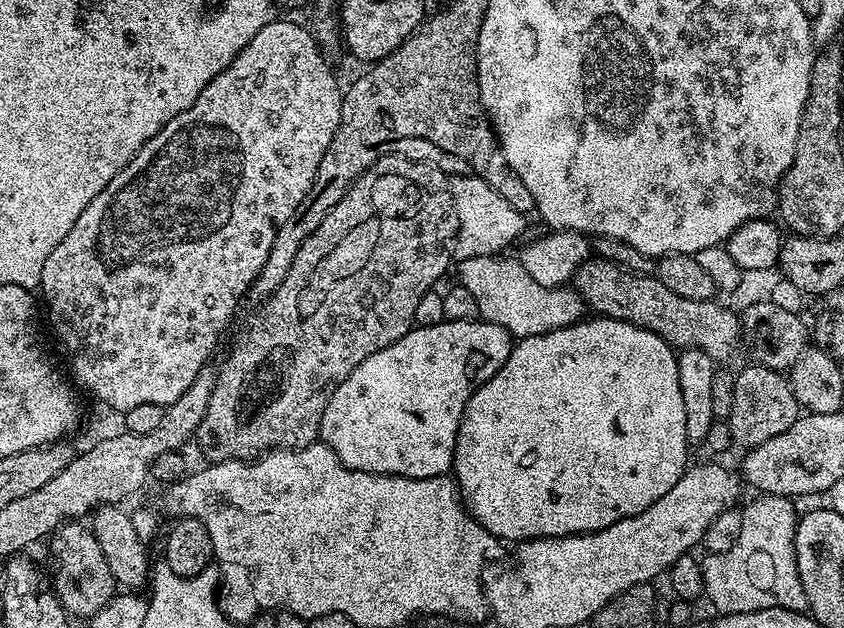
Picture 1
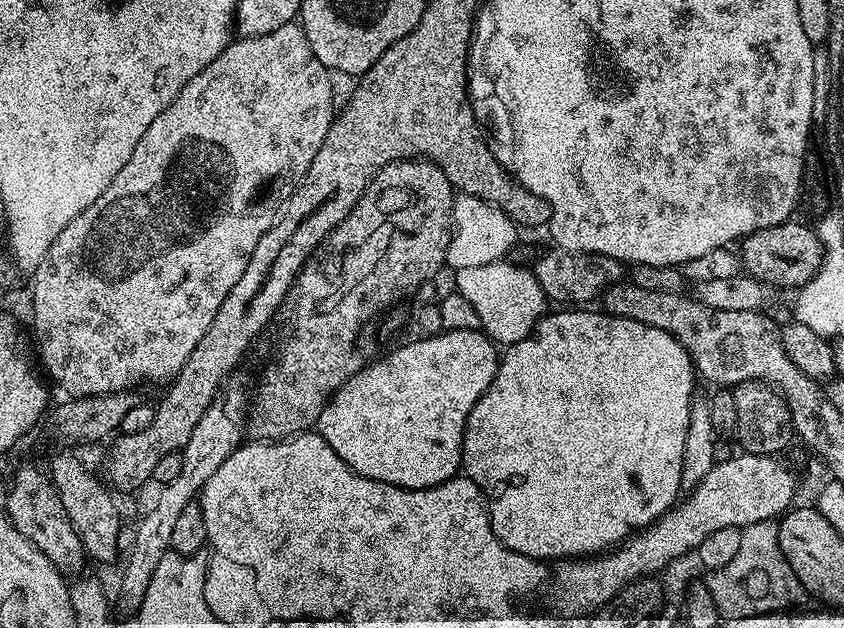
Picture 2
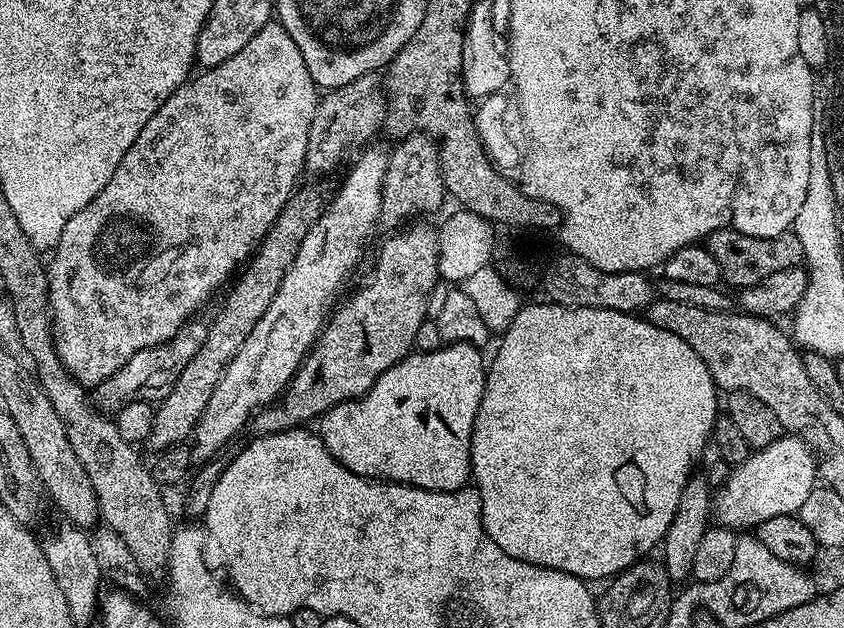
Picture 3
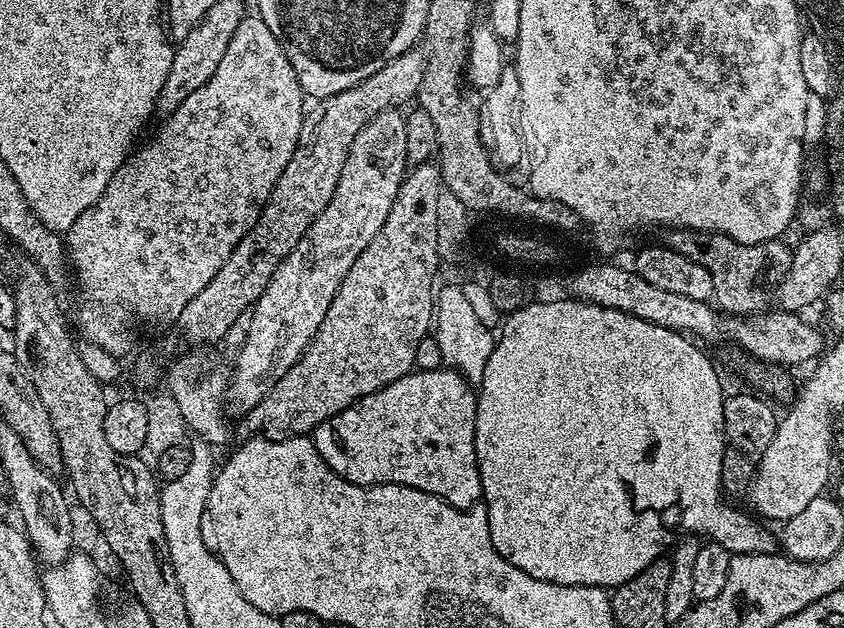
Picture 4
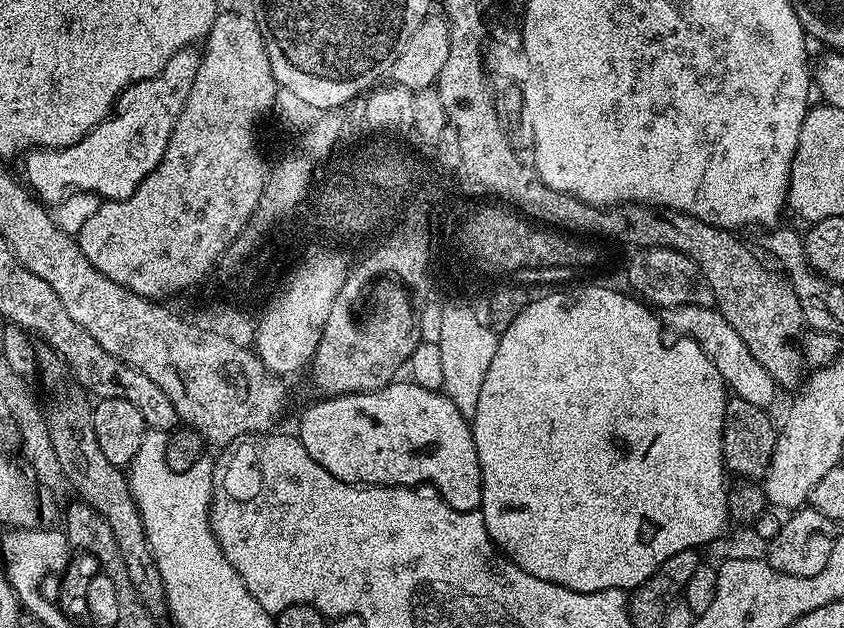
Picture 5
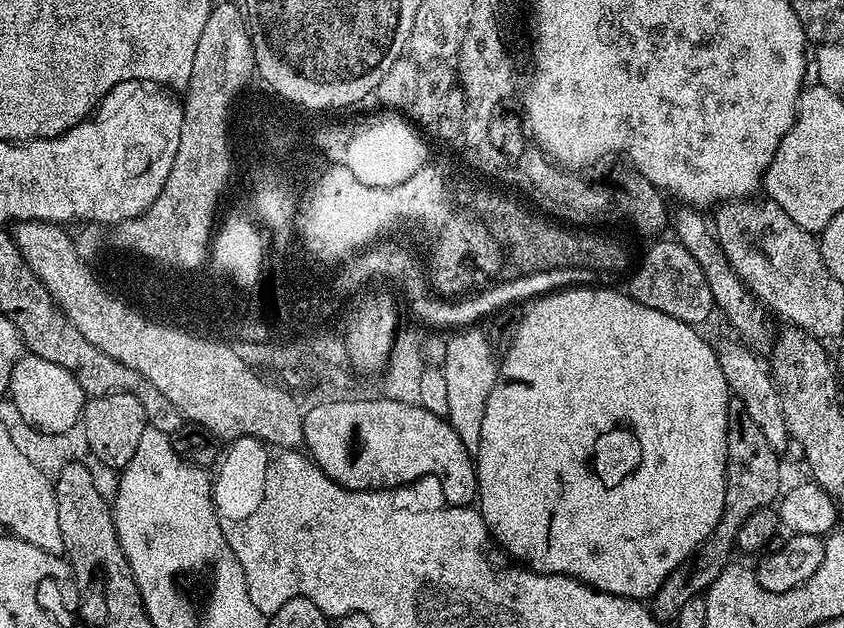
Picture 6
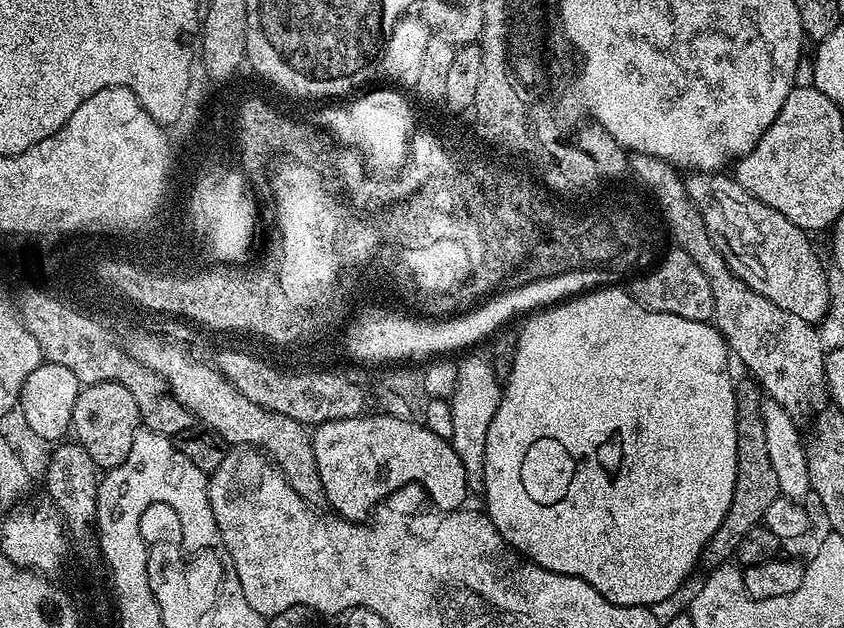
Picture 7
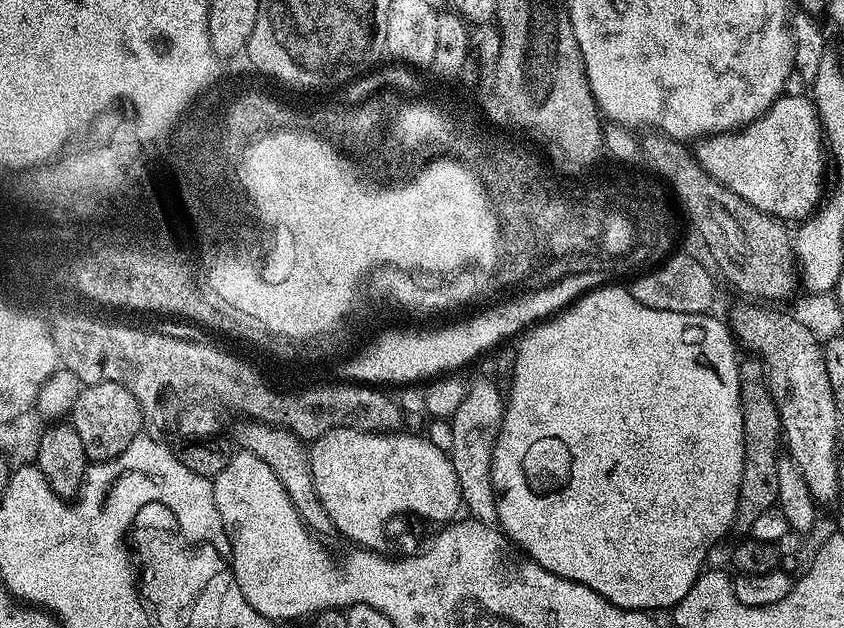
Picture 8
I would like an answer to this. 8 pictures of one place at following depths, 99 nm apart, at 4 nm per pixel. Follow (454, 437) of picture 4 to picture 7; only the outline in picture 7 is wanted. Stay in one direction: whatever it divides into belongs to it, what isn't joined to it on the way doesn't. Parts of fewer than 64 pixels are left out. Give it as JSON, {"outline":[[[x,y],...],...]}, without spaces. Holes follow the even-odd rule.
{"outline":[[[361,414],[354,418],[331,420],[315,425],[312,432],[314,458],[318,462],[318,478],[322,478],[322,490],[327,507],[342,520],[364,522],[376,510],[376,505],[383,502],[394,490],[407,484],[420,484],[425,497],[440,507],[441,513],[455,512],[465,507],[464,500],[470,495],[466,470],[462,470],[462,458],[452,449],[451,443],[415,419],[404,419],[385,414],[368,416]]]}

